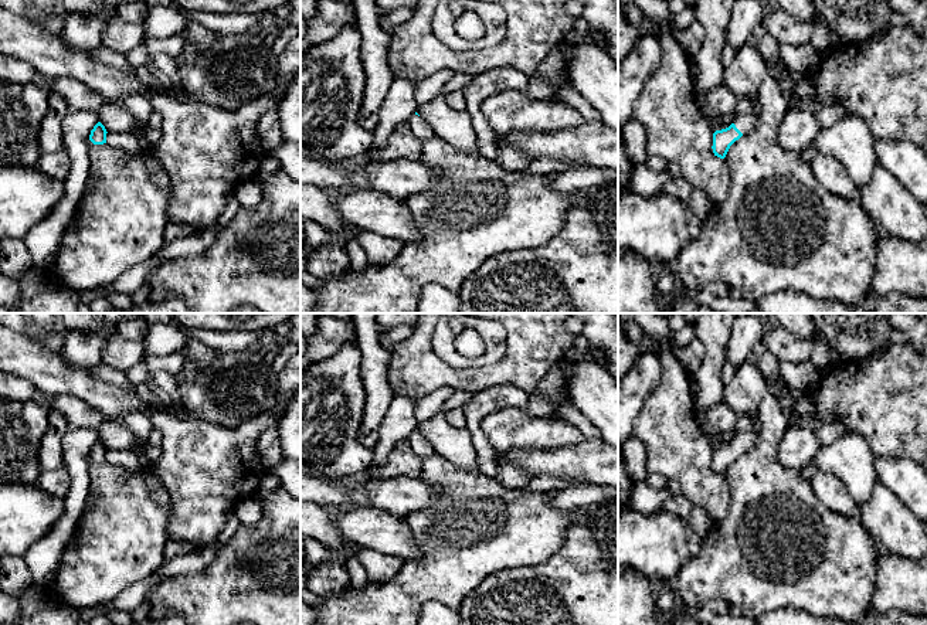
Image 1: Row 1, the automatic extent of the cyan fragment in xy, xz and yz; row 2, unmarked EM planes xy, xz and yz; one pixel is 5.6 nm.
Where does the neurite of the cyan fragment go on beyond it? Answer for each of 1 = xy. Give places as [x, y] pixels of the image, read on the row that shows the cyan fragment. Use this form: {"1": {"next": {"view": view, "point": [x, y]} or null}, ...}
{"1": {"next": null}}

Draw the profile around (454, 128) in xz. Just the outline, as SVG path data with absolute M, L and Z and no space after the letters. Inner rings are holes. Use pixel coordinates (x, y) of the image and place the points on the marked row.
M444 98L418 105L417 113L425 119L435 136L465 153L476 153L476 133L469 113L451 109Z

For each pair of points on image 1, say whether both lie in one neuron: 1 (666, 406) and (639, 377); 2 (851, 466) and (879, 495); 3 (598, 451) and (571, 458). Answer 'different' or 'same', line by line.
1: different
2: different
3: same

